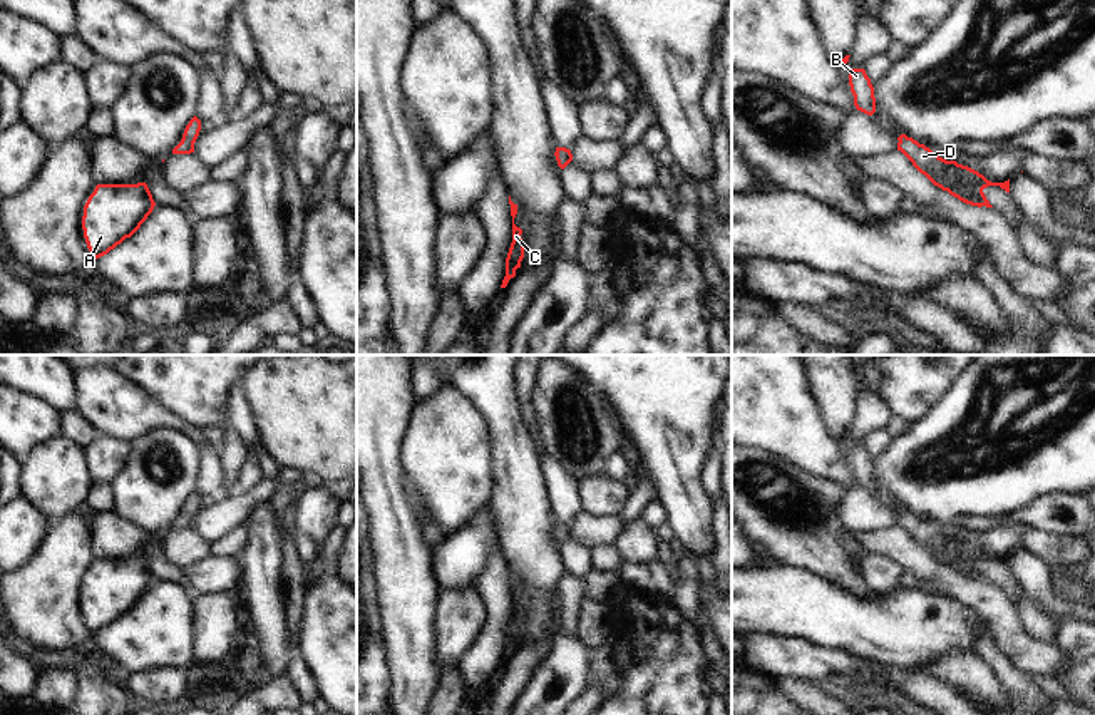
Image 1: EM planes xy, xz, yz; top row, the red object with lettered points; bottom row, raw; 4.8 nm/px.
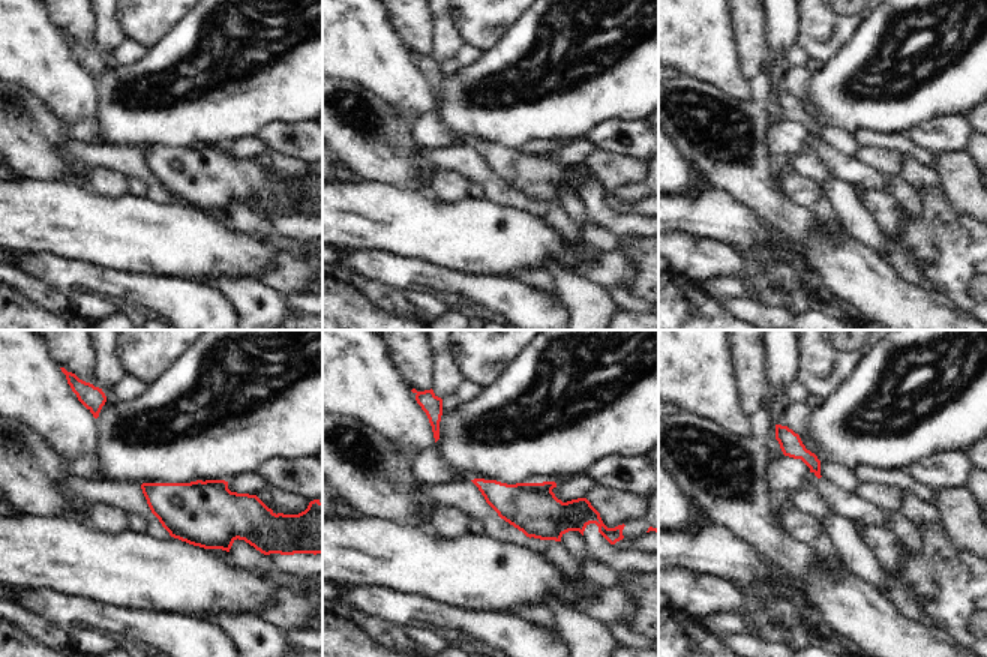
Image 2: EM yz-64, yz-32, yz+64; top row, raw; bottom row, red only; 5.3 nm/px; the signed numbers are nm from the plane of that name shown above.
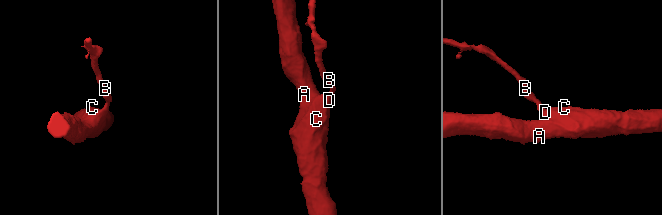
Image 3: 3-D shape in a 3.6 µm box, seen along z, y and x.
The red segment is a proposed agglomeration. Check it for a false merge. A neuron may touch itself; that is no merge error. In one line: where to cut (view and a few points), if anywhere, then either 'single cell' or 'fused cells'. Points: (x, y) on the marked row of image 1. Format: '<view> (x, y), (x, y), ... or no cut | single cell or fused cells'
no cut | single cell

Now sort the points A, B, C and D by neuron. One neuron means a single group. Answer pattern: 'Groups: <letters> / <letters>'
Groups: A B C D

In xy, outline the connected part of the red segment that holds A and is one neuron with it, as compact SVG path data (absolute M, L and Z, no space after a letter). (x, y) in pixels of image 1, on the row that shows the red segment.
M146 183L97 184L82 216L84 238L94 260L131 238L154 206Z

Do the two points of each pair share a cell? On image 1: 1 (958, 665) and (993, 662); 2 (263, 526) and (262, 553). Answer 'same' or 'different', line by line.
1: different
2: same

